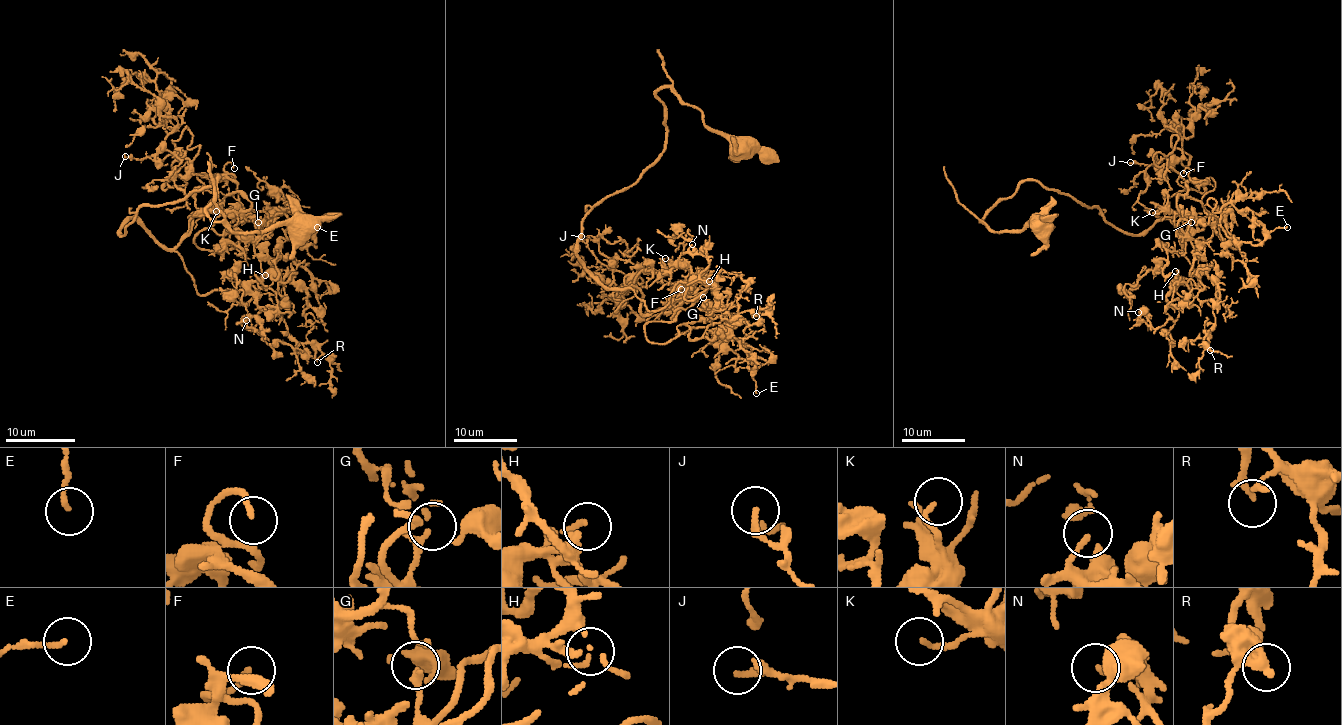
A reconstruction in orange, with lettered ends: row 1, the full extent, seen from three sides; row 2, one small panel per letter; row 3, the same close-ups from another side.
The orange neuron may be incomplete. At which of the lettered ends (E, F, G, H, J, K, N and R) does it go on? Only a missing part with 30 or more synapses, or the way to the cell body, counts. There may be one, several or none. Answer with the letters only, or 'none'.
F, K

